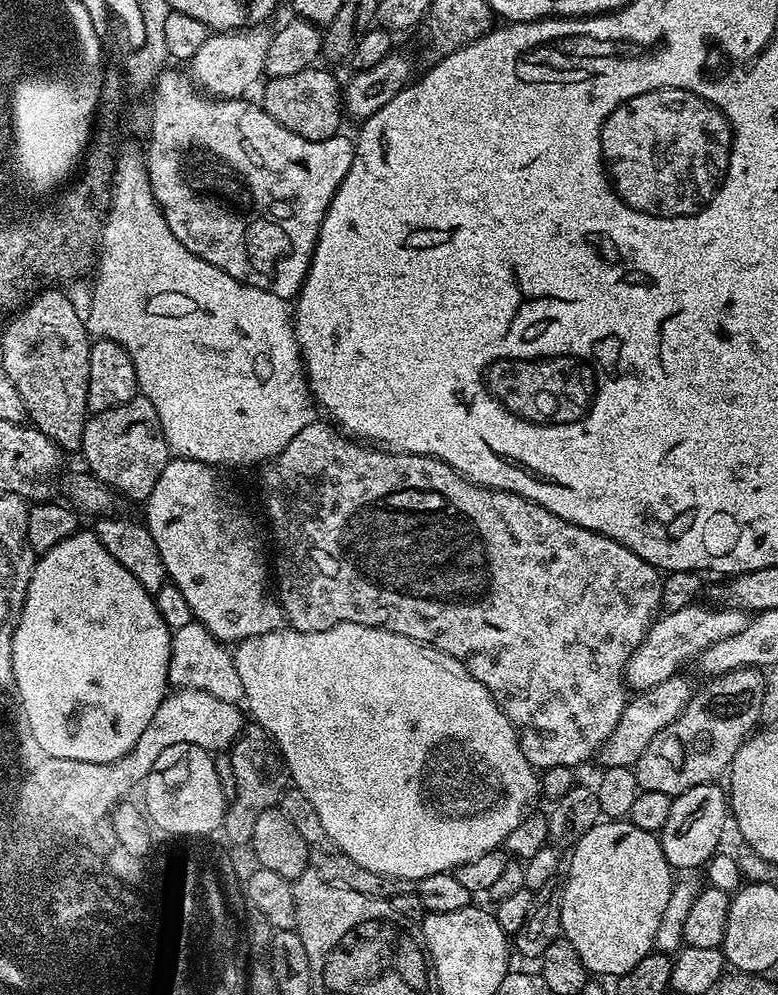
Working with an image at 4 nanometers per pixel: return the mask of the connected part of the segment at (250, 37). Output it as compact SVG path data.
M268 26L237 28L235 32L212 32L190 61L191 79L212 98L234 100L247 97L247 92L256 83L259 85L265 75L264 63L272 35L273 29Z

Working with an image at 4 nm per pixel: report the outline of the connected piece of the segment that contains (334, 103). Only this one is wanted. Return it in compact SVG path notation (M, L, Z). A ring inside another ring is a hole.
M313 66L299 70L296 74L285 77L274 77L263 85L264 100L262 106L274 122L286 126L286 130L294 130L298 138L306 138L310 142L328 140L341 131L342 117L342 84L336 81L326 69Z

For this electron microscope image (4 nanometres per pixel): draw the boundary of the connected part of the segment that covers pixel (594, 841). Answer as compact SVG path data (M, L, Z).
M627 818L601 819L593 828L583 832L577 840L580 841L577 842L576 849L572 852L572 861L568 864L568 881L562 884L560 893L560 930L563 939L568 940L570 946L574 946L574 950L578 950L578 958L582 958L582 962L588 968L589 973L596 975L597 972L600 976L619 978L625 976L630 970L637 968L639 964L645 963L649 952L653 951L658 934L658 922L662 922L662 913L666 910L666 902L670 902L674 870L666 862L666 854L662 854L659 835L646 830L638 830L638 826L634 826L631 820Z

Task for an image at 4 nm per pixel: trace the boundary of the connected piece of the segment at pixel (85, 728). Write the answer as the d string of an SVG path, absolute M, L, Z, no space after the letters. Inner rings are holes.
M78 530L73 536L58 542L58 546L54 546L37 559L36 568L32 571L30 578L30 586L26 590L26 602L22 606L20 621L12 639L15 692L24 697L24 704L27 704L27 716L31 716L36 747L45 757L70 758L74 762L113 764L115 760L122 758L132 749L134 742L138 742L138 738L142 738L142 730L150 726L150 718L154 718L154 710L158 710L158 706L164 701L169 691L168 667L170 666L173 629L168 628L166 622L162 622L162 614L158 614L153 593L146 591L142 582L138 582L138 578L134 578L130 570L124 569L110 555L110 550L106 550L106 546L98 542L95 531L84 531Z

